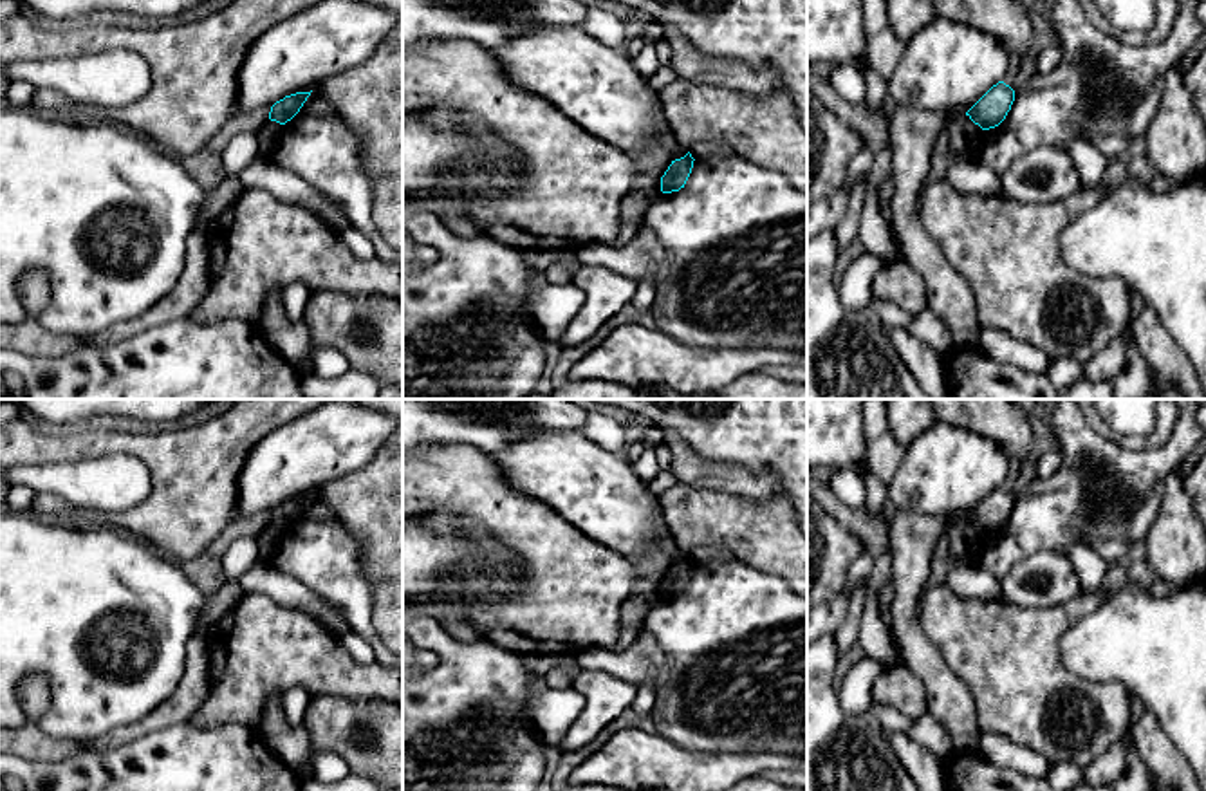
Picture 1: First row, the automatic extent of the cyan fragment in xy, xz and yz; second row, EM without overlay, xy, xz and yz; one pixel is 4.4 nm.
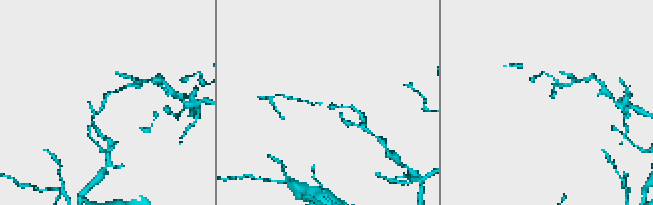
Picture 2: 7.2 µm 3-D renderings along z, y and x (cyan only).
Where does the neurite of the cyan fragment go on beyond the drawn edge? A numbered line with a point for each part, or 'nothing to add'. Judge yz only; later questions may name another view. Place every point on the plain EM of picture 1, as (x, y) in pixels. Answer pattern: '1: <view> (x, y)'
nothing to add

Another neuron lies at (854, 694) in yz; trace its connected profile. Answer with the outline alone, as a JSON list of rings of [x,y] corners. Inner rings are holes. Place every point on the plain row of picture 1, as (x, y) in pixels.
[[[863,656],[845,675],[838,688],[838,701],[843,712],[850,717],[867,717],[874,704],[872,686],[874,681],[883,674],[885,665]]]

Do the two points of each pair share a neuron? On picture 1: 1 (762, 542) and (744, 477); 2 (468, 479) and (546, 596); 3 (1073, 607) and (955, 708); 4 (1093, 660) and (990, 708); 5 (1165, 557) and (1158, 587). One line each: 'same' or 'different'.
1: different
2: same
3: different
4: different
5: different

